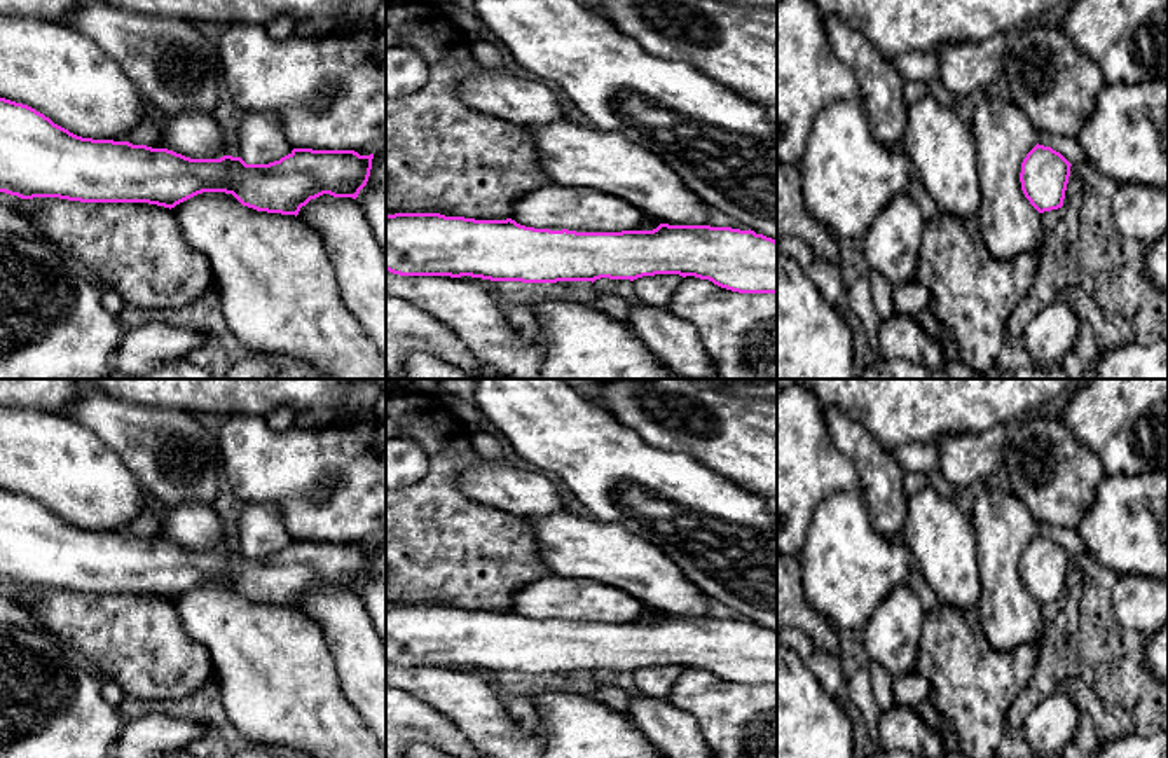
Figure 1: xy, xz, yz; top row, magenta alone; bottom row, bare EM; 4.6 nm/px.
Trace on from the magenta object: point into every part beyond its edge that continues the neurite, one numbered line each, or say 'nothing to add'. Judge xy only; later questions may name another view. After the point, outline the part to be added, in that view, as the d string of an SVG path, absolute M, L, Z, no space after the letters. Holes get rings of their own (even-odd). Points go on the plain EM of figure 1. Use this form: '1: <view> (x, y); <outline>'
nothing to add

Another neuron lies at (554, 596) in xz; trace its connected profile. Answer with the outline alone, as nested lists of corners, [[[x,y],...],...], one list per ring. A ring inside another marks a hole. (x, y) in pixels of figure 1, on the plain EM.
[[[548,575],[519,589],[512,611],[534,620],[639,622],[648,608],[630,594],[595,580]]]

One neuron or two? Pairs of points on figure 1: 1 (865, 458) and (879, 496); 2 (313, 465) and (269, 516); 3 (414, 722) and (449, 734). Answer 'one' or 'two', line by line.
1: one
2: two
3: one

